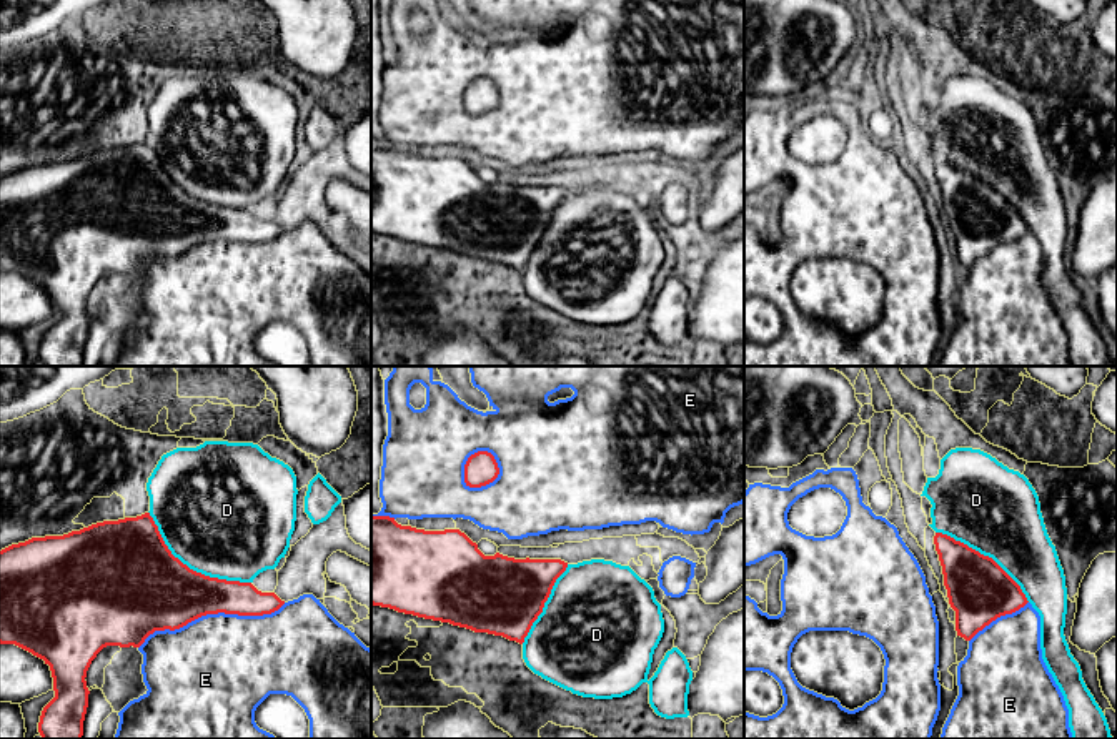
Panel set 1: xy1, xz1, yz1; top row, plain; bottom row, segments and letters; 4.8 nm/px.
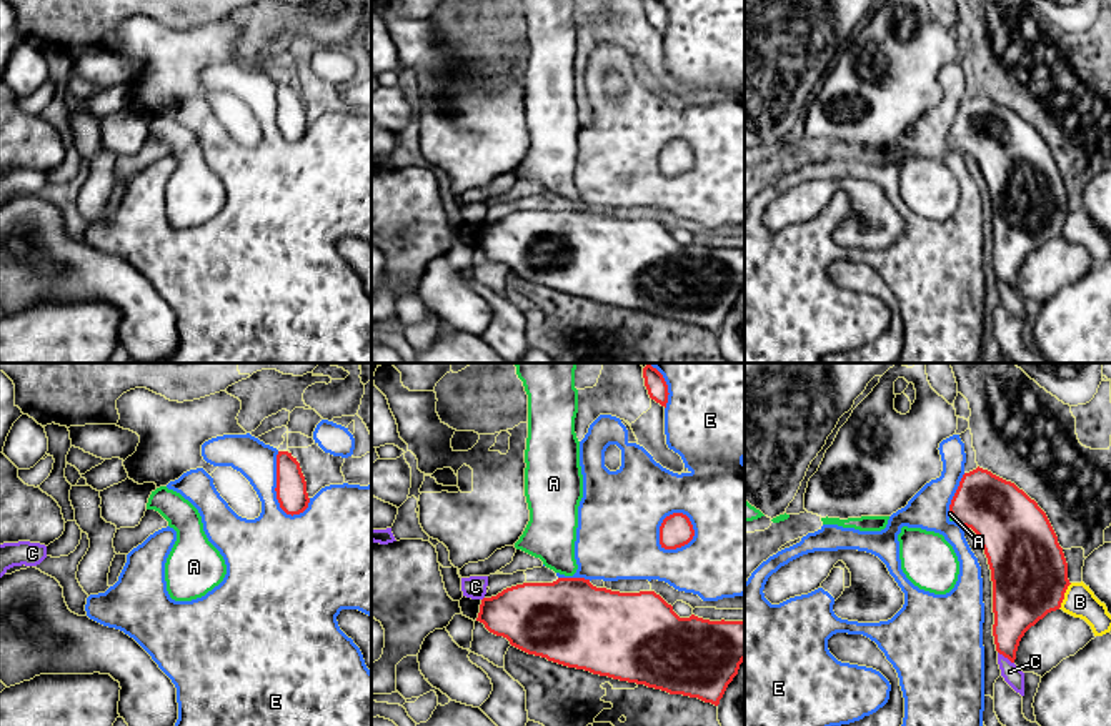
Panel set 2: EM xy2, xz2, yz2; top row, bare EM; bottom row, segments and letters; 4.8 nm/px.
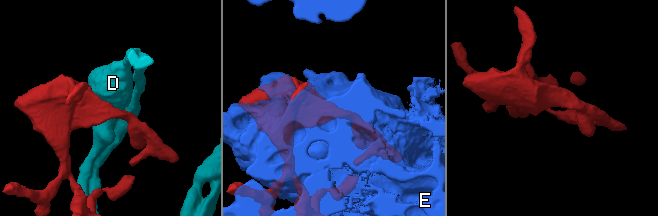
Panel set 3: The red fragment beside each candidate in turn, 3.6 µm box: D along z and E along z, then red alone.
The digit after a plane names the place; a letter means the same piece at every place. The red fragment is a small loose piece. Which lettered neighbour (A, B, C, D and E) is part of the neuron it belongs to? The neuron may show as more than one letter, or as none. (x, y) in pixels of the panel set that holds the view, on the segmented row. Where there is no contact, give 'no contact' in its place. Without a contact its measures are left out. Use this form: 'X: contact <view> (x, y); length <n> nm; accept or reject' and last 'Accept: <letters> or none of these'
A: contact yz2 (951, 515); length 50 nm; accept
B: contact yz2 (1063, 596); length 140 nm; reject
C: contact yz2 (1006, 656); length 100 nm; reject
D: contact xy1 (188, 568); length 600 nm; reject
E: contact xy1 (210, 613); length 750 nm; reject
Accept: A

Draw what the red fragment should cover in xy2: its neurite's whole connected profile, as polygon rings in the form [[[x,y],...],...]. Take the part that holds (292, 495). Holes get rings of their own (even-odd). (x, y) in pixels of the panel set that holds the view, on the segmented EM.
[[[288,451],[277,455],[277,500],[286,515],[300,515],[308,508],[310,498],[300,463]]]

